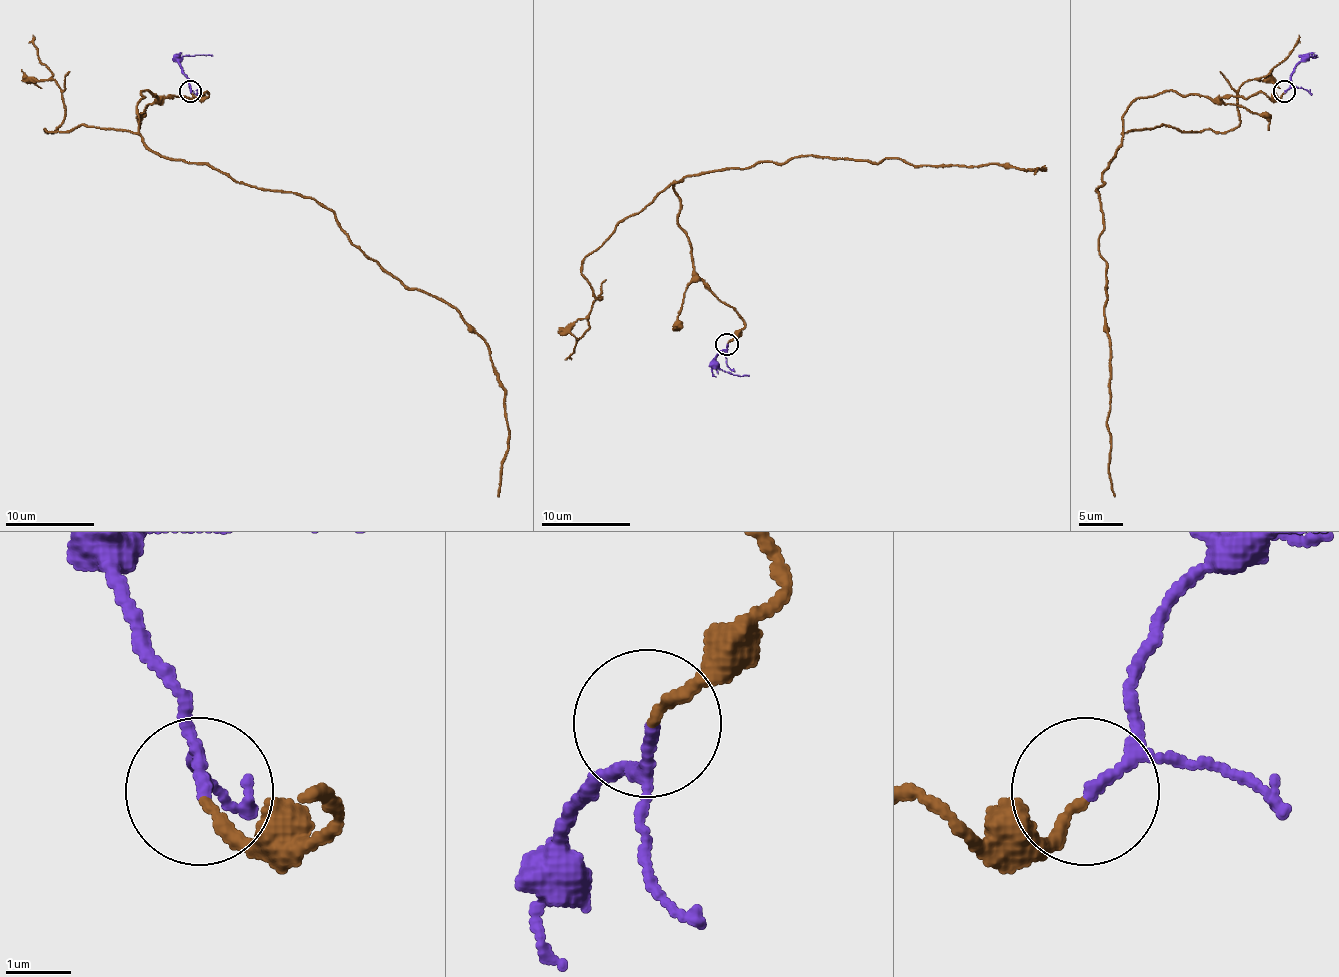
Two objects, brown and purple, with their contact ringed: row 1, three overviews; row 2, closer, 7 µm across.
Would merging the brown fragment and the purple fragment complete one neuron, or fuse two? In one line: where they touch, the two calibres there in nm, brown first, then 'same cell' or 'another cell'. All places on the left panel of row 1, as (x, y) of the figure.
at (190, 91); 170 nm thick on the brown side, 110 nm on the other; same cell

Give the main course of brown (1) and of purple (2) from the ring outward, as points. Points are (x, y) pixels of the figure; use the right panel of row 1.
1: (1284, 93), (1213, 100), (1173, 91), (1137, 97), (1124, 115), (1095, 191), (1104, 215), (1115, 497)
2: (1284, 91), (1290, 86), (1293, 71), (1304, 60), (1315, 55)

